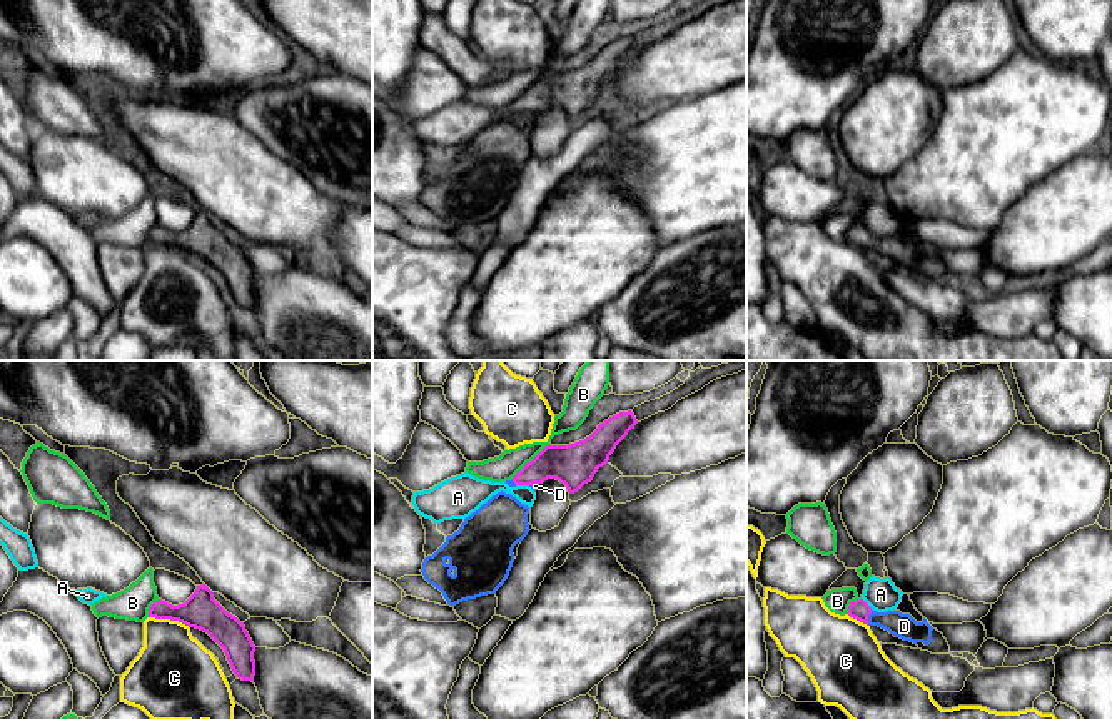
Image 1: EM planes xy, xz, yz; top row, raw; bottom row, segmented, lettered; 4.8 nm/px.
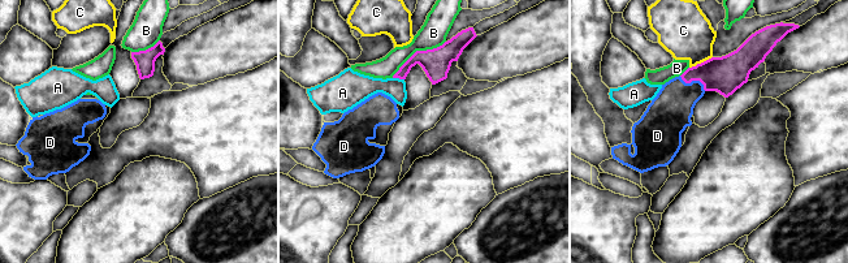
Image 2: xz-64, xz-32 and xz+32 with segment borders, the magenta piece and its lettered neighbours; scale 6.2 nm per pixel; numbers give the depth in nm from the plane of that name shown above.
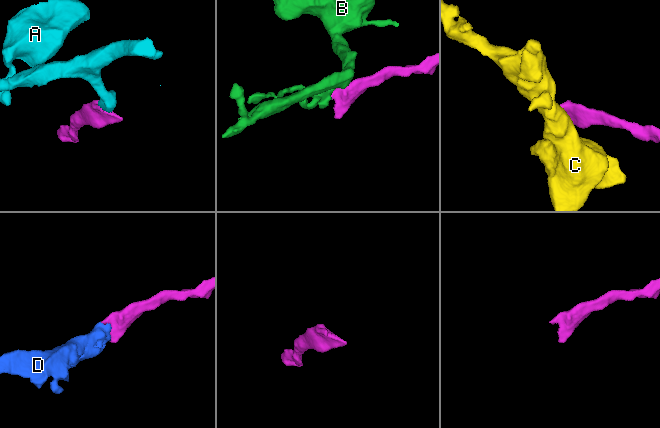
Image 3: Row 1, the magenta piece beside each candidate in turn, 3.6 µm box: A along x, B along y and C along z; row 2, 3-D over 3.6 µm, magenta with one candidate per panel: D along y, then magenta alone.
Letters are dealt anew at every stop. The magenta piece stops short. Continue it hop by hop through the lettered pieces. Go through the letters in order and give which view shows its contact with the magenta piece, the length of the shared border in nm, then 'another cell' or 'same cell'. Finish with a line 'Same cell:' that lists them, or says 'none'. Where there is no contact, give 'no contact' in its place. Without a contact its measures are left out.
A: xz | 60 nm | another cell
B: xz | 260 nm | another cell
C: xy | 200 nm | another cell
D: yz | 80 nm | same cell
Same cell: D

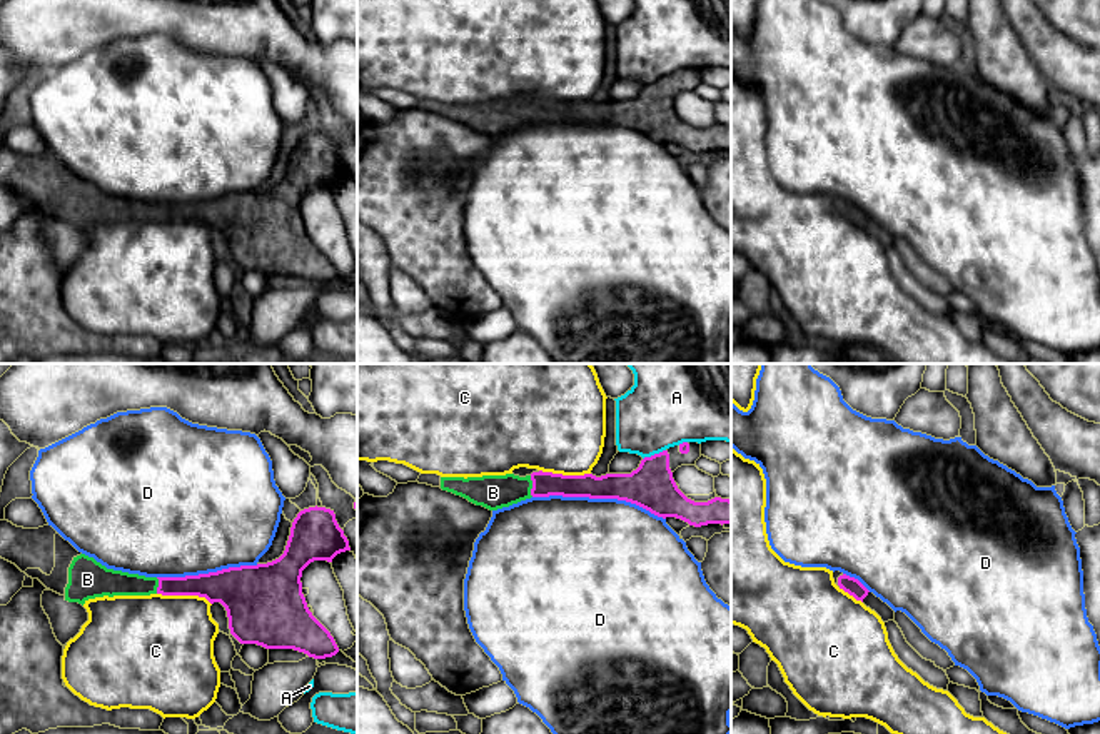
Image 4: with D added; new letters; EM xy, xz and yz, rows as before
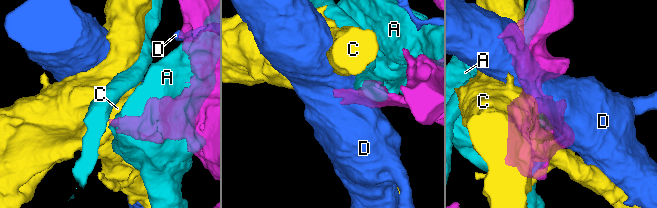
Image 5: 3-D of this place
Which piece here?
A: xz | 120 nm | another cell
B: xz | 110 nm | same cell
C: xy | 280 nm | another cell
D: xz | 650 nm | another cell
Same cell: B

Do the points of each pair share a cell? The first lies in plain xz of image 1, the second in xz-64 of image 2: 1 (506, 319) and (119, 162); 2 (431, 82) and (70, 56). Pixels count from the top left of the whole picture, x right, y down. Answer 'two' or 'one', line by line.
1: two
2: two

